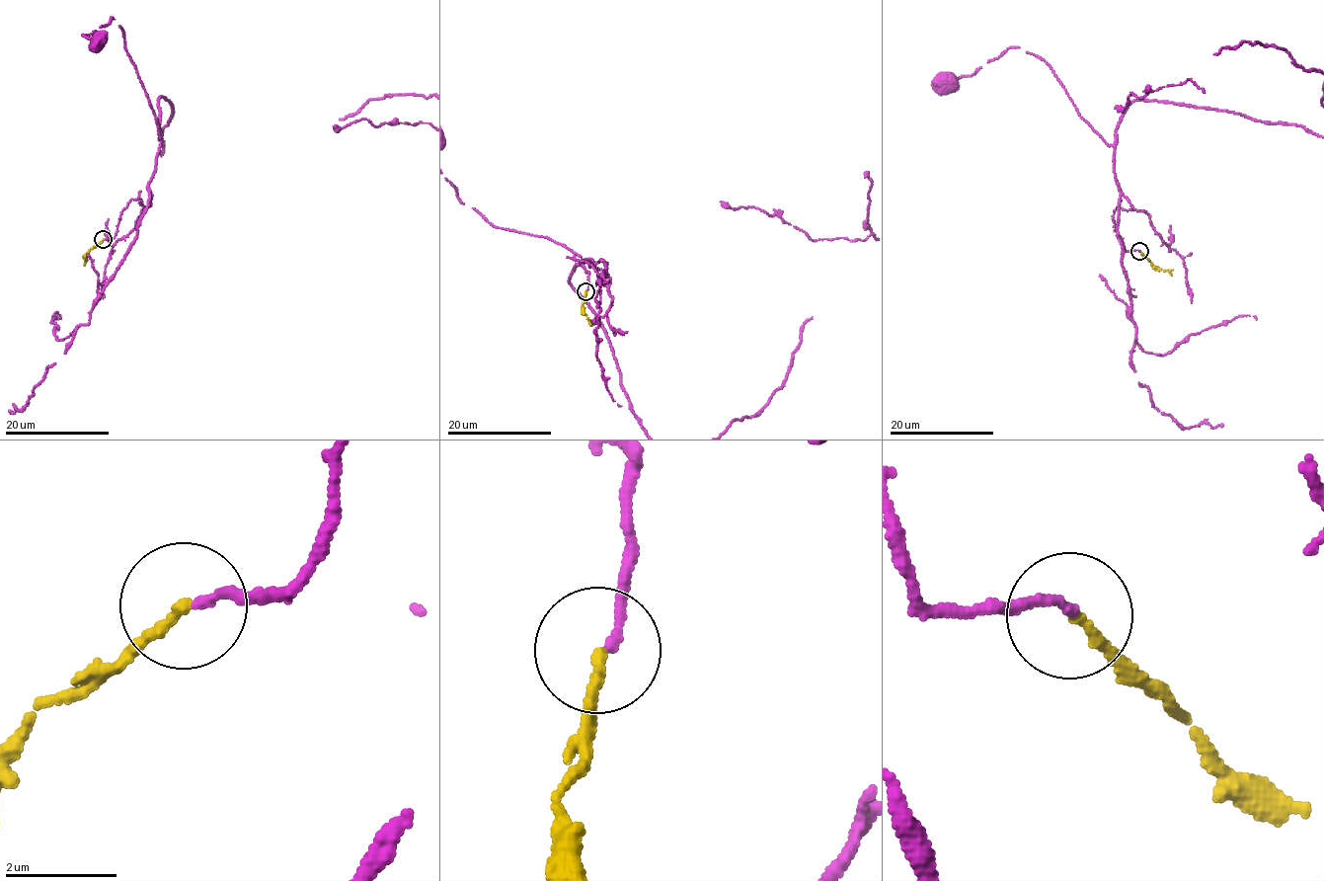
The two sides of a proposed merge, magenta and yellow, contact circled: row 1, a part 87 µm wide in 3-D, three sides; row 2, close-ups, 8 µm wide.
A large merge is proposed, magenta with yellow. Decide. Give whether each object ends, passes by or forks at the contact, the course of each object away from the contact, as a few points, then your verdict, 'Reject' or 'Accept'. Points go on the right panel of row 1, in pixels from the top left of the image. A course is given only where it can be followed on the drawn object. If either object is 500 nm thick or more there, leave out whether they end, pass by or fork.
At the ring magenta ends. At the ring yellow ends. Course of magenta: (1139, 252), (1126, 249), (1113, 216), (1144, 211), (1123, 195), (1113, 147), (1051, 66), (1010, 47), (950, 81). Course of yellow: (1139, 252), (1171, 276). Accept

